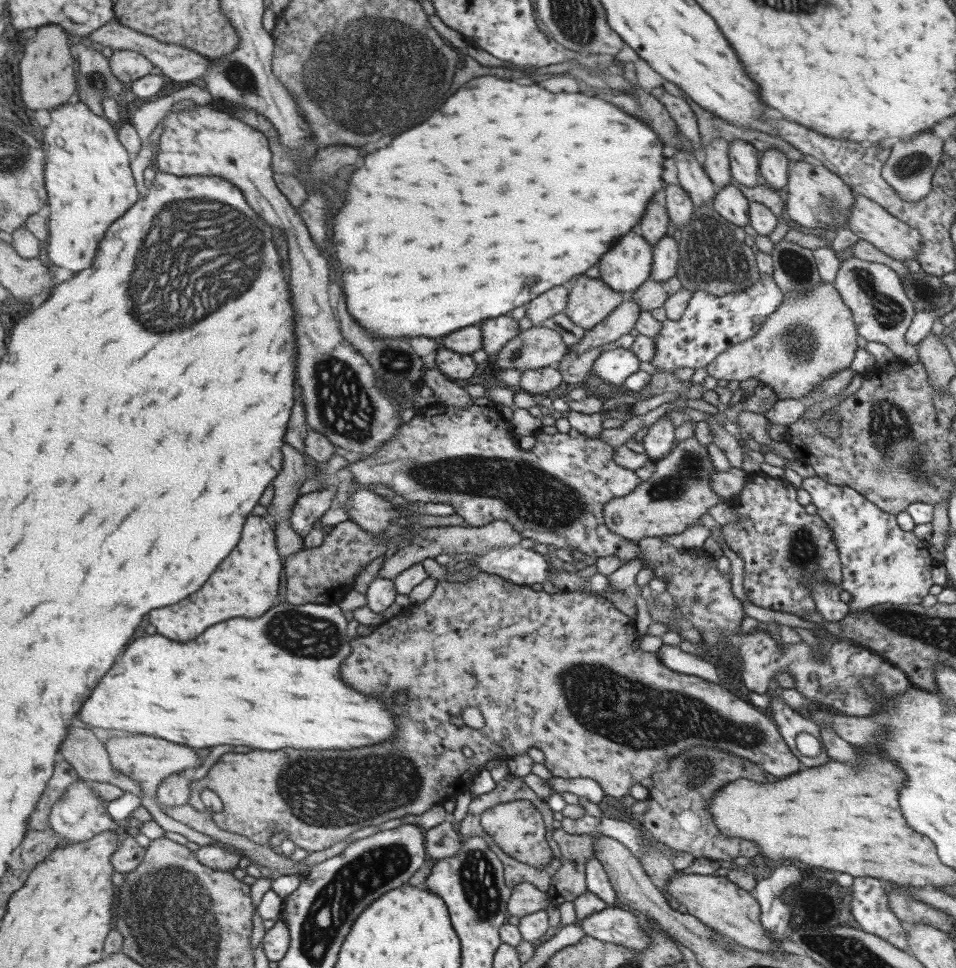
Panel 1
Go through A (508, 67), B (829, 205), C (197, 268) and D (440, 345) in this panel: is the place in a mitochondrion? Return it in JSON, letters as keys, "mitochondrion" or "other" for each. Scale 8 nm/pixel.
{"A":"other","B":"mitochondrion","C":"mitochondrion","D":"other"}

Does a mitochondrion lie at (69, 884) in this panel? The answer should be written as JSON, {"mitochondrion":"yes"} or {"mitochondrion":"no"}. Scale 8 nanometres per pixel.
{"mitochondrion":"yes"}

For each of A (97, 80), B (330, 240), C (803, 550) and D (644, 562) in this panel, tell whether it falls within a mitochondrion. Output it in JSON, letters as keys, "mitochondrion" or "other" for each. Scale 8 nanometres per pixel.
{"A":"mitochondrion","B":"other","C":"mitochondrion","D":"other"}

